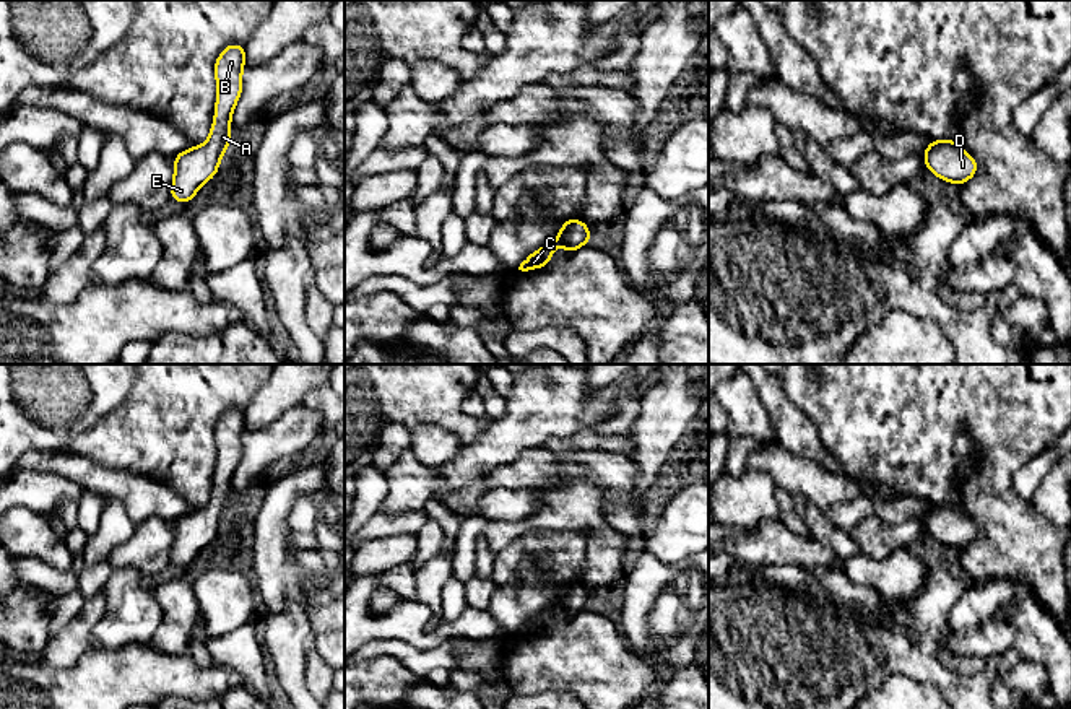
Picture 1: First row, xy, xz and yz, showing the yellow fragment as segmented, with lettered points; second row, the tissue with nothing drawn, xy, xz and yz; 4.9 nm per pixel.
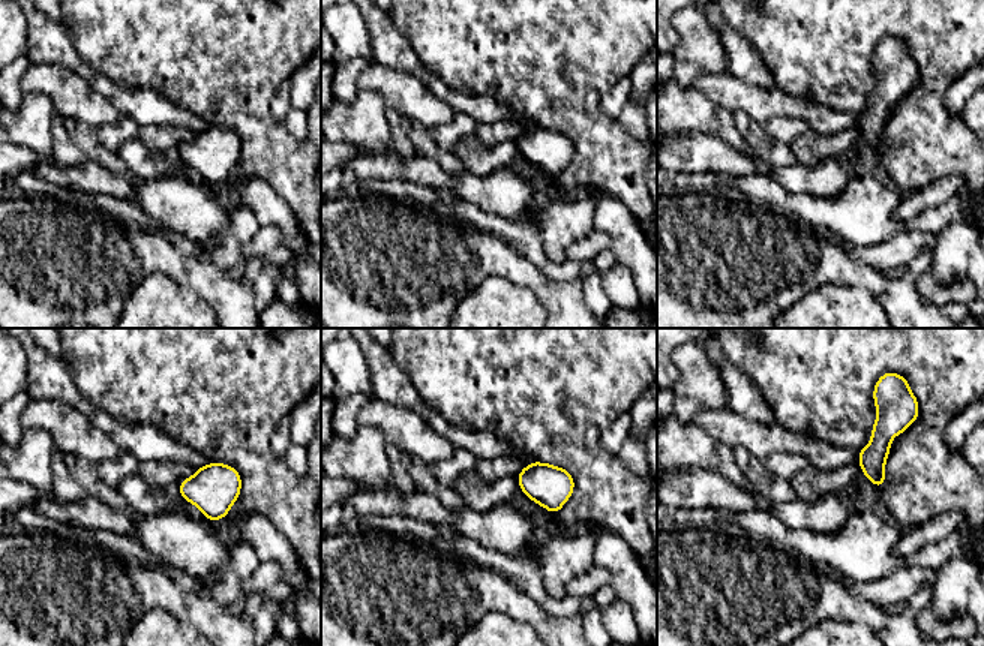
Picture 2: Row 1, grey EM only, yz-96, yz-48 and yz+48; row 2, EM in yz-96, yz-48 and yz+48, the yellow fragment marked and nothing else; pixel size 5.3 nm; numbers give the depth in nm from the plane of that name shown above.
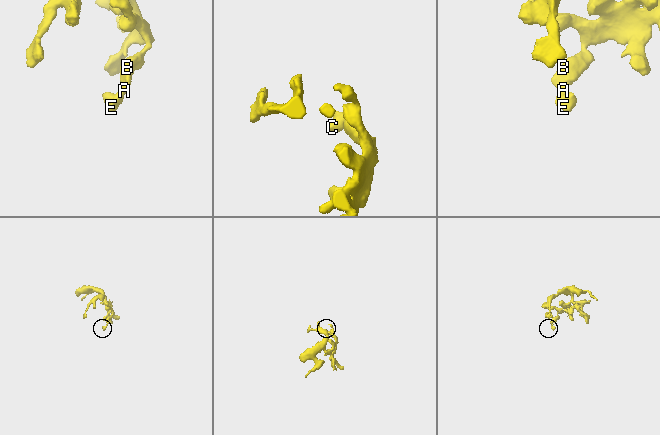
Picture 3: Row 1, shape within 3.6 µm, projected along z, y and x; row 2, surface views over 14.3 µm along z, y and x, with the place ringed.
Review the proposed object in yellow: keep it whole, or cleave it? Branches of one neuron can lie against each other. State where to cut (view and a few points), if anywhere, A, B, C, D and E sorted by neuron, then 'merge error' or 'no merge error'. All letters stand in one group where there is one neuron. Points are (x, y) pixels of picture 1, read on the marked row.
cut none; groups A B C D E; no merge error

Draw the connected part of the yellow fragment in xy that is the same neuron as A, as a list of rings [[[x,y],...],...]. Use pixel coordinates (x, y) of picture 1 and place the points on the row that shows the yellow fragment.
[[[229,44],[215,62],[218,96],[206,143],[172,156],[174,179],[171,182],[171,198],[179,203],[187,205],[198,189],[216,176],[224,150],[232,145],[231,117],[244,88],[244,52],[244,44]]]

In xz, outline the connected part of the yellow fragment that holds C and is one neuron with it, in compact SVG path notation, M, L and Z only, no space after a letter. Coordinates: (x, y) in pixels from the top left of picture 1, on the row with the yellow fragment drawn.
M580 218L562 221L557 237L548 246L540 247L531 252L518 267L522 272L536 270L546 267L553 255L554 247L562 246L567 254L572 254L579 247L592 242L590 226L587 226Z

